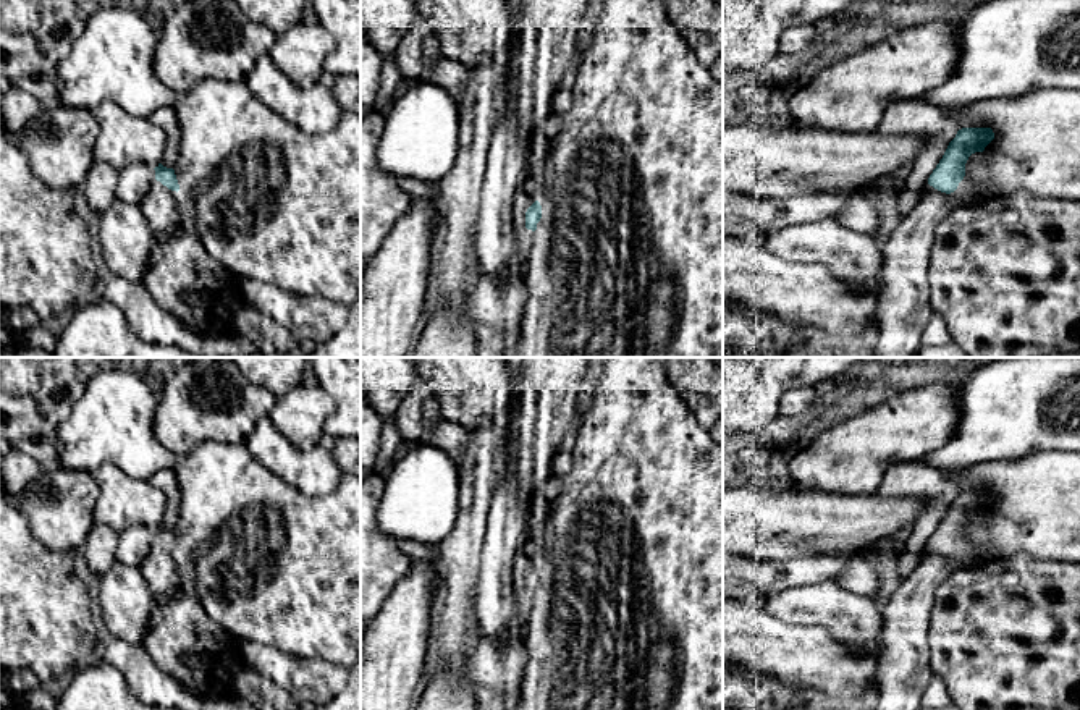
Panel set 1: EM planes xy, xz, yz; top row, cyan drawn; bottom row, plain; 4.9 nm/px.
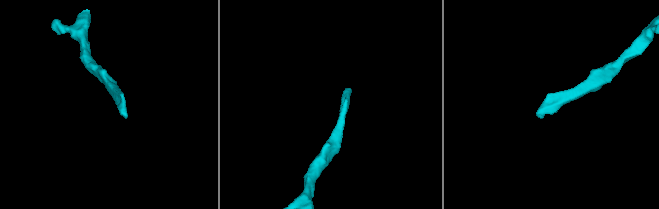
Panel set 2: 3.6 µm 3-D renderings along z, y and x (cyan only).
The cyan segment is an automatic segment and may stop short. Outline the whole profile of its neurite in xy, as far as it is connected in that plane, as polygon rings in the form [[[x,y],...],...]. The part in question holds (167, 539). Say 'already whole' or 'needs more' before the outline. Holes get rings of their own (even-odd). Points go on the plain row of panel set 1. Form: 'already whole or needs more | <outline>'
needs more | [[[158,526],[155,530],[155,543],[147,558],[139,564],[146,582],[155,600],[165,603],[175,590],[181,590],[178,568],[179,547],[173,530]]]

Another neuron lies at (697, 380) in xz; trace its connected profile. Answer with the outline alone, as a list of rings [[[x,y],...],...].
[[[664,357],[668,383],[710,430],[723,417],[723,357]]]

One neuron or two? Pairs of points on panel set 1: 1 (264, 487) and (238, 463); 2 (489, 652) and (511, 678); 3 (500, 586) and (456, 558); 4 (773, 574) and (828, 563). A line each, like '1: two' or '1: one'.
1: one
2: one
3: two
4: one

